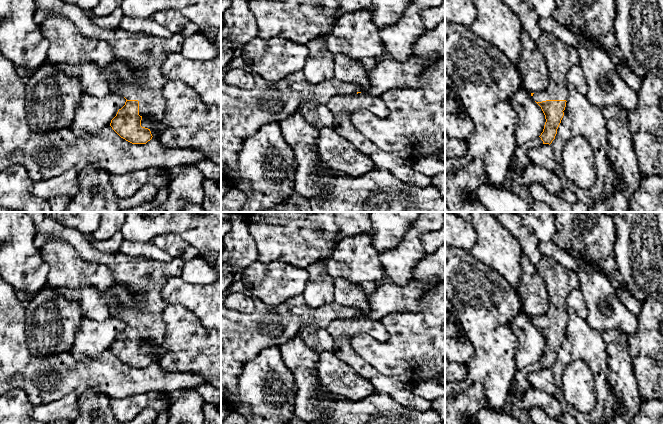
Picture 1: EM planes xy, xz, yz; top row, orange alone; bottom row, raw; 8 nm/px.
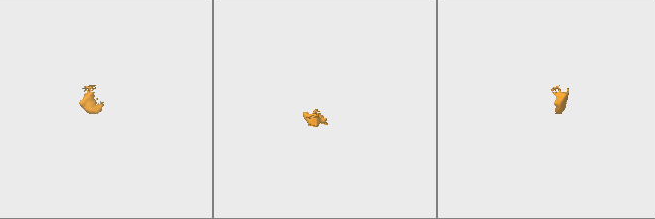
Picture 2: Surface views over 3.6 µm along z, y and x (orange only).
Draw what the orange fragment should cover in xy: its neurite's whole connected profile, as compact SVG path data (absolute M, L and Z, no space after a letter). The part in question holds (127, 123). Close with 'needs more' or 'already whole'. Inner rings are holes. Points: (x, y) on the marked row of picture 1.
M34 0L34 20L41 25L50 12L56 12L71 21L79 32L86 38L98 39L107 42L114 50L114 61L126 62L137 71L137 76L143 81L141 86L118 84L116 79L112 81L111 92L126 98L125 105L118 110L111 120L110 126L123 139L132 144L146 144L152 139L150 129L141 126L143 117L153 117L161 121L166 108L166 102L162 90L169 79L161 72L161 66L167 56L172 53L181 53L185 37L181 34L172 34L169 38L157 37L144 33L133 33L122 28L106 30L95 24L81 8L68 4L62 0Z; needs more

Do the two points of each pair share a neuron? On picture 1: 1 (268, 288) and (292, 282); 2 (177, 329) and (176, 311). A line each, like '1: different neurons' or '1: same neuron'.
1: same neuron
2: same neuron

